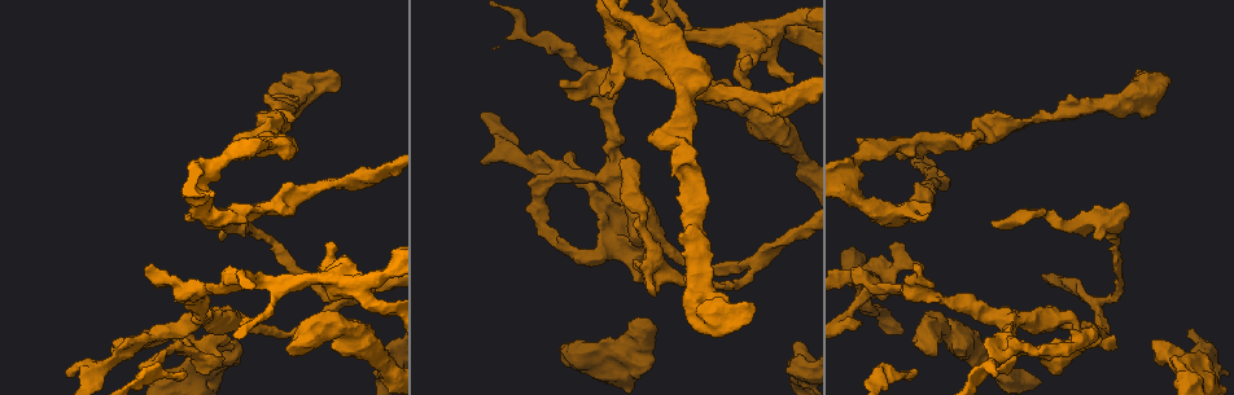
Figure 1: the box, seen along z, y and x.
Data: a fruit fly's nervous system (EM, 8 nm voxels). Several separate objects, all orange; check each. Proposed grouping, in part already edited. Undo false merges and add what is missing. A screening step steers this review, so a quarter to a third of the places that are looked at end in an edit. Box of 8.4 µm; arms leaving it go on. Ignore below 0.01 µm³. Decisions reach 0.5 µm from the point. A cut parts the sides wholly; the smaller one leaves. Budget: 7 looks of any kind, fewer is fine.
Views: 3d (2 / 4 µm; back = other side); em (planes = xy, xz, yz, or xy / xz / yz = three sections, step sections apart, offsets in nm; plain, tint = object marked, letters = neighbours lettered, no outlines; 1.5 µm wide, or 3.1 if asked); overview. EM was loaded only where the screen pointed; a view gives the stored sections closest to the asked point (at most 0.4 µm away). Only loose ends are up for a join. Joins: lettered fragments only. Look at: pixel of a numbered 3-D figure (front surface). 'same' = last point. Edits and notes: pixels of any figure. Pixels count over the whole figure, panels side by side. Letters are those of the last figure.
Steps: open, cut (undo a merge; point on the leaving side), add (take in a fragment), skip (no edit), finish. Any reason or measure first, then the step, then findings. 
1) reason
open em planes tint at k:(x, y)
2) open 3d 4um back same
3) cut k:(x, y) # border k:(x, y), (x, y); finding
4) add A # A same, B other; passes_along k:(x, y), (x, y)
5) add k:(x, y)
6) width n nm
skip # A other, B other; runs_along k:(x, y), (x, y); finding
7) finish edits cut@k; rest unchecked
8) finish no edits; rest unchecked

open 3d 4um at 1:(287, 348)

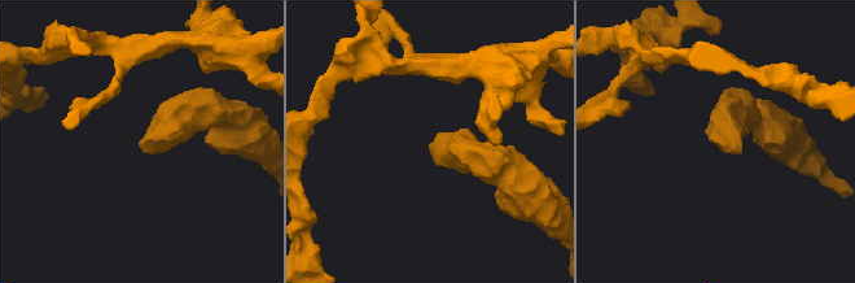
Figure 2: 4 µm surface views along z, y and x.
open em planes tint at 2:(141, 144)

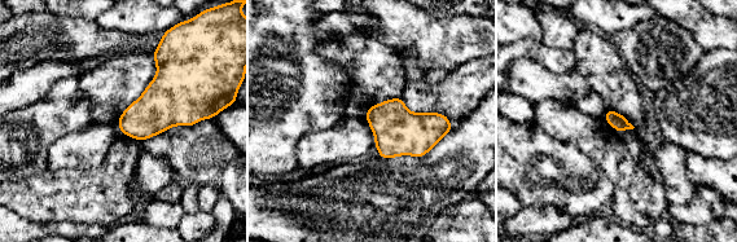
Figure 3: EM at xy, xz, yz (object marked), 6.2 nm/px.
see the neighbours
open em planes letters same

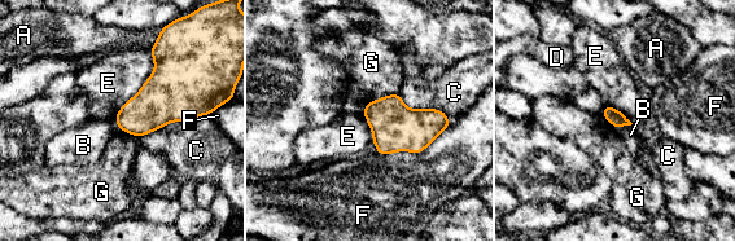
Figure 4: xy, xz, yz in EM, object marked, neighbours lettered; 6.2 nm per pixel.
skip # A other, B other, C other, D other, E other, F other, G other; border 4:(151, 48), (153, 71), (113, 119); none of them fits

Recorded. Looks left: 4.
an open end
open em yz step 8 letters at 1:(1154, 339)

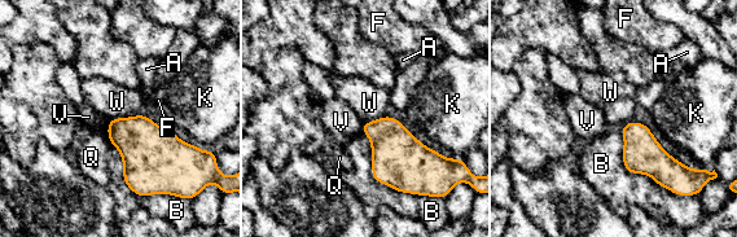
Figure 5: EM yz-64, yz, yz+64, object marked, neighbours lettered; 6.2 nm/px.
skip # A other, B other, F other, K other, Q other, V other, W other; border 5:(140, 113), (109, 119); none of them fits

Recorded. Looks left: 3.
open em planes letters at 1:(576, 359)

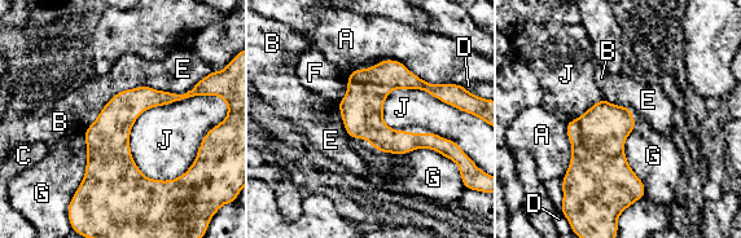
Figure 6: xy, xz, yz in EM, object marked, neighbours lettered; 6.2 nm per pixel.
skip # A other, B other, C other, D other, E other, F other, G other, J other; border 6:(200, 95), (136, 119), (144, 176); one cell here

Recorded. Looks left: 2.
finish no edits; rest unchecked

